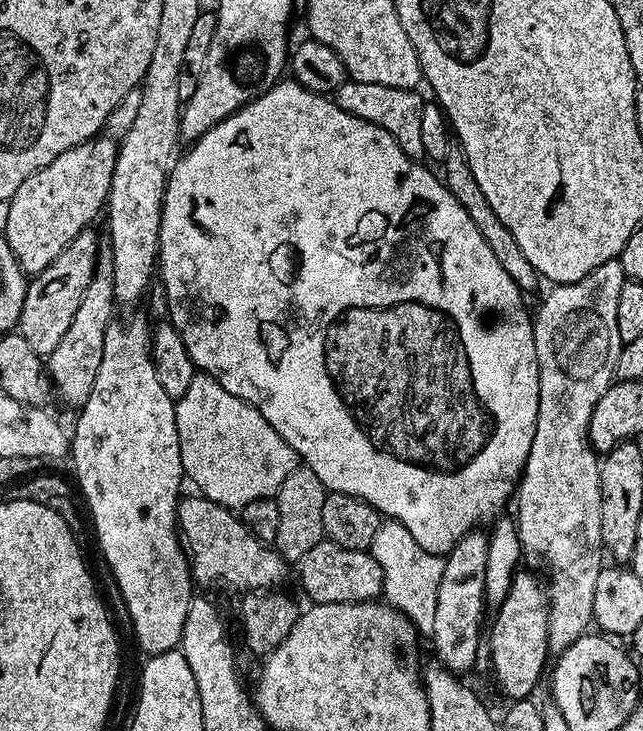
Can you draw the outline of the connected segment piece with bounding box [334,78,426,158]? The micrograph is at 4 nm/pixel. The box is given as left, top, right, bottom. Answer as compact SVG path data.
M351 78L345 79L342 86L334 93L336 105L346 114L354 114L390 134L398 146L407 156L420 158L424 156L422 150L422 110L424 109L425 97L419 96L419 91L410 88L395 88L394 86L382 86L378 82L358 82Z

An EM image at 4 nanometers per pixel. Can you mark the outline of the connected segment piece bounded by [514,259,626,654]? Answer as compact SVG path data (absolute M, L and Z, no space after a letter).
M614 259L590 270L590 274L578 282L555 285L551 289L553 292L541 302L540 309L534 312L532 329L534 346L538 350L540 391L538 422L534 442L530 442L530 454L514 493L514 520L516 537L520 540L520 550L527 567L539 570L546 577L548 650L552 654L565 652L593 627L594 586L598 583L600 569L606 564L602 551L601 457L588 440L588 427L590 414L594 414L594 406L598 406L598 398L602 398L602 394L606 394L616 380L618 354L622 347L618 338L618 294L622 294L625 283L626 277L619 259Z

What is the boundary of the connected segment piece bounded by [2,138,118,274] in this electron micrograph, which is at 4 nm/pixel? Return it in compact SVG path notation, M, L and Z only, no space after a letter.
M112 138L100 139L90 139L58 154L50 166L42 166L42 170L30 174L8 201L8 217L2 235L8 239L10 250L25 273L46 270L69 242L85 231L99 212L101 215L105 211L118 144Z

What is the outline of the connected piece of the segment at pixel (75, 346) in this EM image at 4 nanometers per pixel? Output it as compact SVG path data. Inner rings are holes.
M108 246L101 247L96 257L96 273L92 275L90 286L82 294L82 302L78 302L78 311L70 321L70 330L66 330L62 342L46 358L46 371L53 385L58 386L58 396L65 400L73 410L84 407L86 398L90 398L90 390L94 390L94 378L98 378L98 366L102 366L102 350L104 349L104 331L113 323L114 286L112 285L112 250Z

